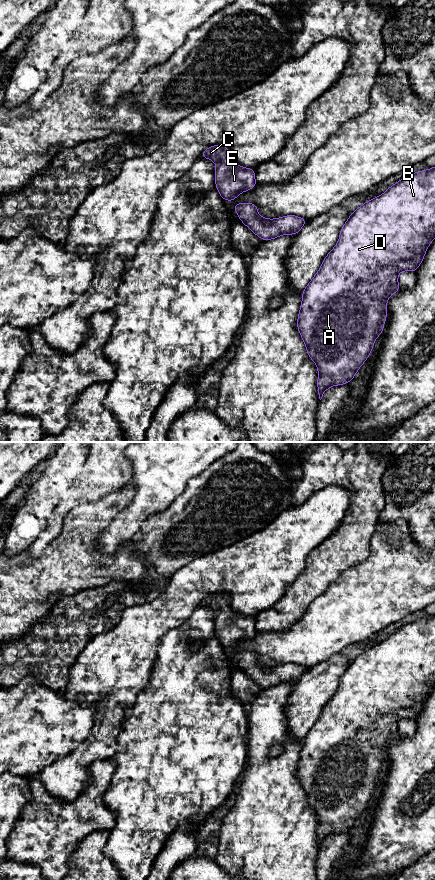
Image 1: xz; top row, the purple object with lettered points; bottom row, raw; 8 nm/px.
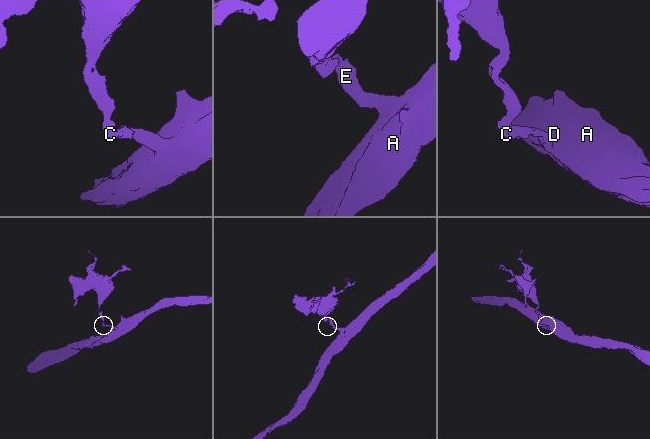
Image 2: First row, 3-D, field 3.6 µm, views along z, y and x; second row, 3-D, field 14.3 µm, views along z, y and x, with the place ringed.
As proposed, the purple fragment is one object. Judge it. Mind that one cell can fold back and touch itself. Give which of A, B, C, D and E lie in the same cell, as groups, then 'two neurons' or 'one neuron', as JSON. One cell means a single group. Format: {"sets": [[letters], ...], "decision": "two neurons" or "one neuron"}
{"sets": [["A", "B", "C", "D", "E"]], "decision": "one neuron"}

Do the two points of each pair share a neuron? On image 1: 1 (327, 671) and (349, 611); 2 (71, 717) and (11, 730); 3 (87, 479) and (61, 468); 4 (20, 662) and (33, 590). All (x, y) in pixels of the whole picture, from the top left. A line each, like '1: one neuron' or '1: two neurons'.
1: two neurons
2: one neuron
3: two neurons
4: two neurons

